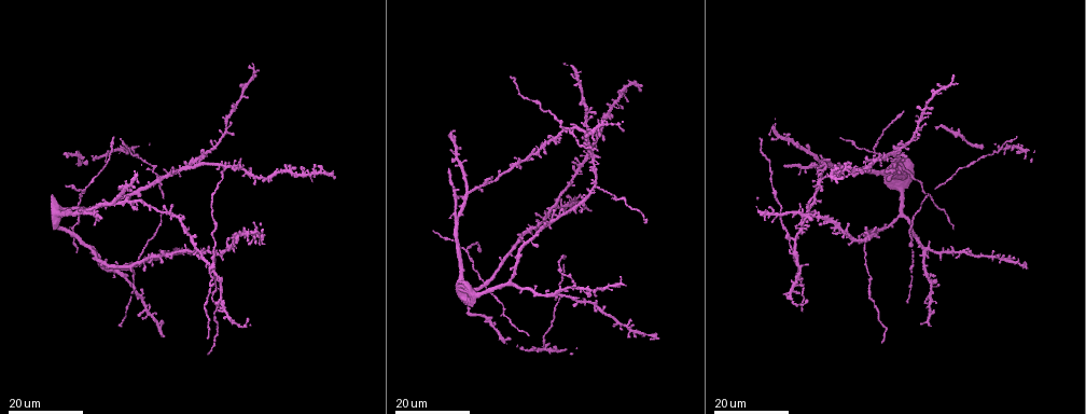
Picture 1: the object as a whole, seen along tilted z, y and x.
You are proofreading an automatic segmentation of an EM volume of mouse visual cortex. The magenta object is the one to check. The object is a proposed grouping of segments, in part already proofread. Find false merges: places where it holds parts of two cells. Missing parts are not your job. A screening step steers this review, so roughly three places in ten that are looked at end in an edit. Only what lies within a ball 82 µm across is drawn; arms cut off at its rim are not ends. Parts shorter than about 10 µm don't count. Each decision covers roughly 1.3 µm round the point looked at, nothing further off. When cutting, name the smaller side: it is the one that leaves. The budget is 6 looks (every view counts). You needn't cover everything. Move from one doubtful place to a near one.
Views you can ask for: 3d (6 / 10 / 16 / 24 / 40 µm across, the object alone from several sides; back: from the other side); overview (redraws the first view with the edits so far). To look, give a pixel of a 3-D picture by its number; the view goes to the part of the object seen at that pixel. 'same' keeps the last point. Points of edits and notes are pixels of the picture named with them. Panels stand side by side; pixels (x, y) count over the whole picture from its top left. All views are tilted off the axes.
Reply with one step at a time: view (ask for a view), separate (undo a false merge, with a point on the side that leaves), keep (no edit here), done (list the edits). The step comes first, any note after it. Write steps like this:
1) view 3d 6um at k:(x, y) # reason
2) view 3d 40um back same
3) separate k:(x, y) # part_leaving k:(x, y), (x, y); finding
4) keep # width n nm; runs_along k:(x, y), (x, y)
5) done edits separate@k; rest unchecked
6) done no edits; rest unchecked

view 3d 16um at 1:(790, 242) # three-way junction

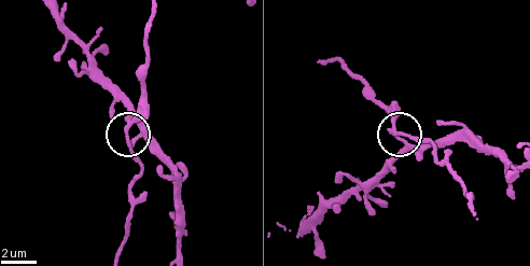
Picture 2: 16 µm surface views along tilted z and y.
view 3d 10um at 2:(127, 130)

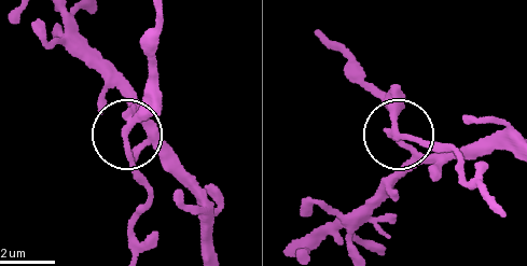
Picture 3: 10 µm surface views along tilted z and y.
keep # runs_along 3:(310, 243), (335, 230), (405, 162), (398, 135), (446, 143); all the same cell

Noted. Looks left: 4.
view 3d 16um at 1:(596, 185) # small branch off a trunk

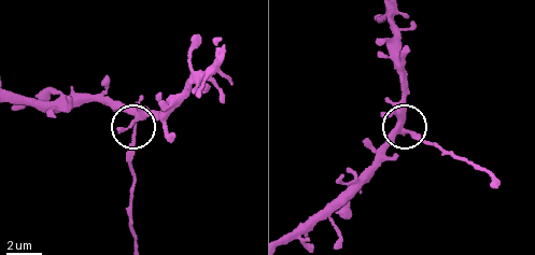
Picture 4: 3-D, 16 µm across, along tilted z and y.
view 3d 6um at 4:(399, 126)

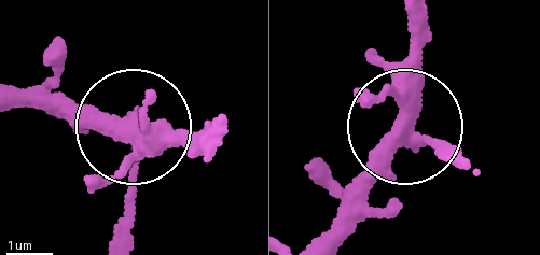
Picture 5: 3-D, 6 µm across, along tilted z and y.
view 3d 6um back at 5:(134, 137) # other side

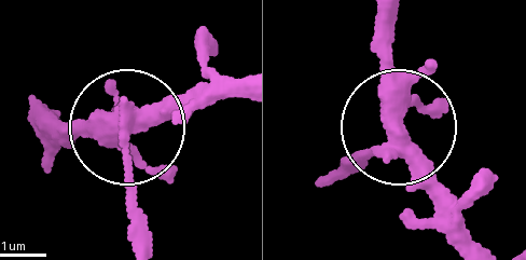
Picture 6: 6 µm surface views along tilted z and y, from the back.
separate 6:(130, 186) # side_arm 34 um; arms 4; a second cell is stuck on

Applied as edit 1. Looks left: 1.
done edits separate@6; rest unchecked

